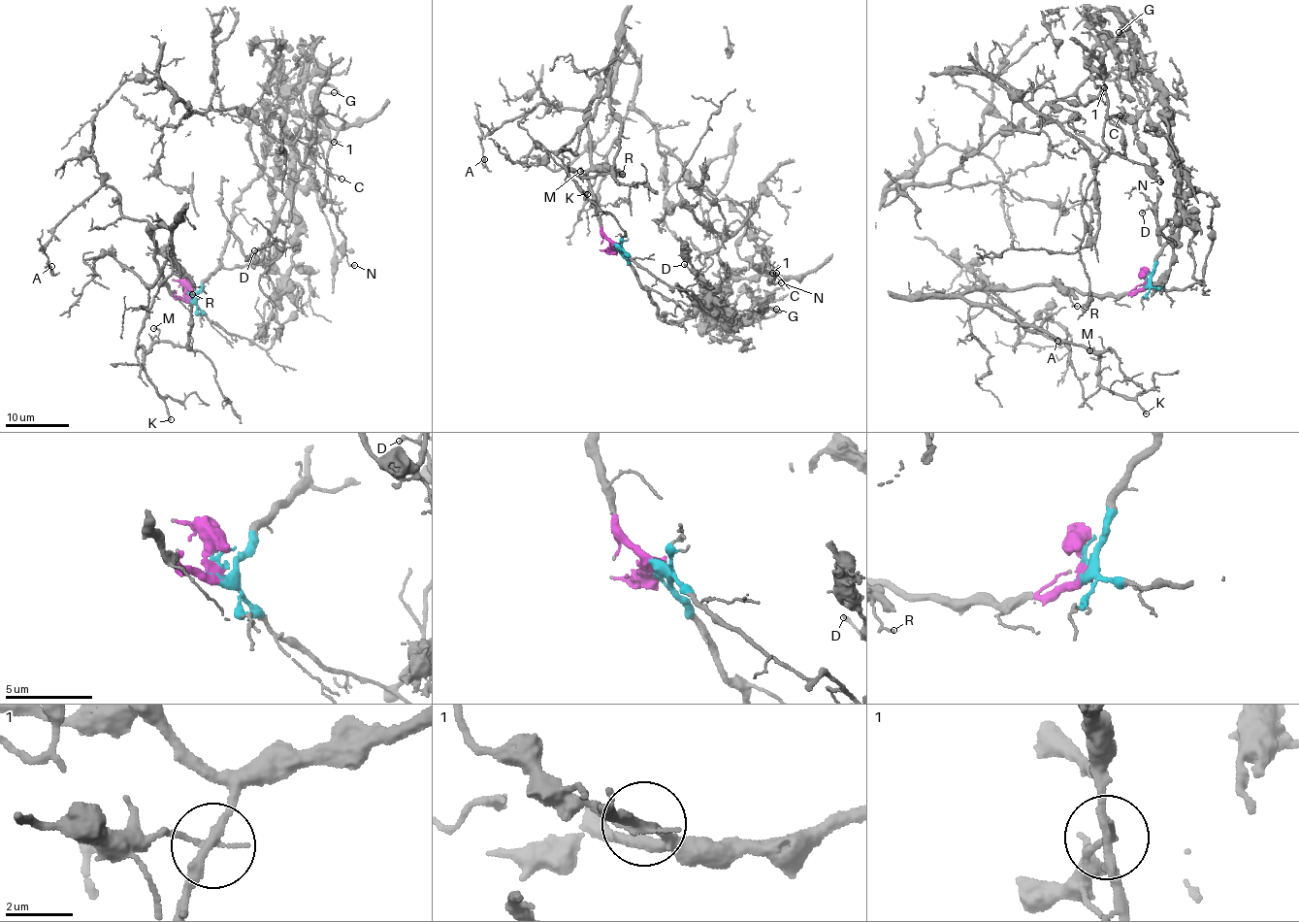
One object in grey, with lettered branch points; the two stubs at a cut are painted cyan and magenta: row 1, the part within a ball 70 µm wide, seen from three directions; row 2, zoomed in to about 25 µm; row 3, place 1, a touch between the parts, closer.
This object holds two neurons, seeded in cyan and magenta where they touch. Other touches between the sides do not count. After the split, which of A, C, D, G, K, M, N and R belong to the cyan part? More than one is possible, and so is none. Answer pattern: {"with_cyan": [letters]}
{"with_cyan": ["C", "D", "G", "N"]}

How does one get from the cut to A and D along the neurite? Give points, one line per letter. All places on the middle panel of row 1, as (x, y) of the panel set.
A: (614, 247), (602, 232), (588, 181), (588, 111), (539, 103), (492, 132), (479, 125), (484, 158)
D: (614, 247), (642, 286), (670, 300), (688, 305), (702, 303), (709, 289), (700, 275), (684, 264)

